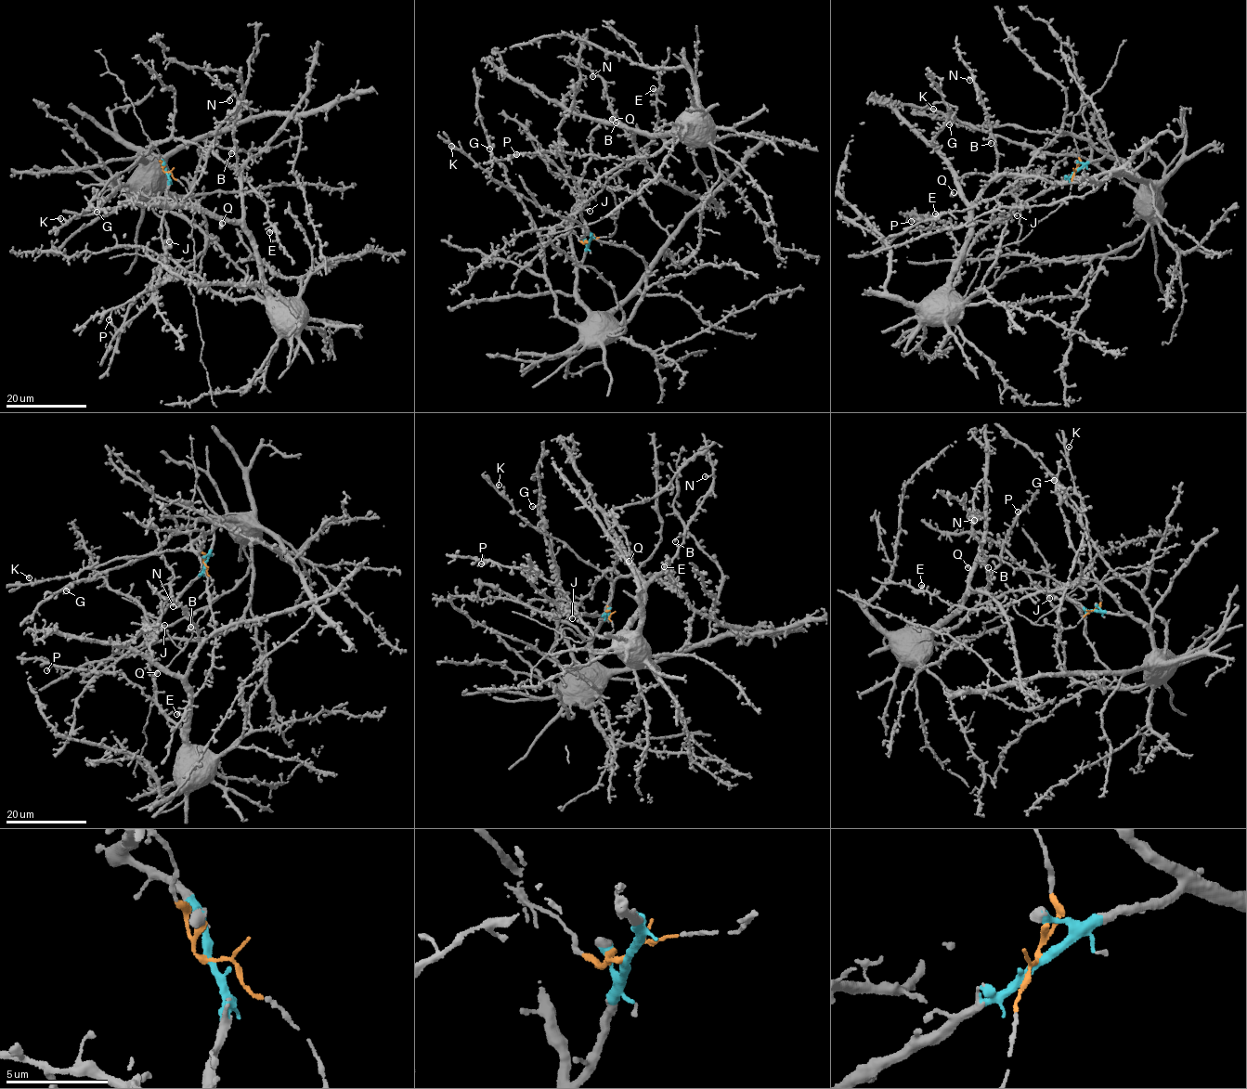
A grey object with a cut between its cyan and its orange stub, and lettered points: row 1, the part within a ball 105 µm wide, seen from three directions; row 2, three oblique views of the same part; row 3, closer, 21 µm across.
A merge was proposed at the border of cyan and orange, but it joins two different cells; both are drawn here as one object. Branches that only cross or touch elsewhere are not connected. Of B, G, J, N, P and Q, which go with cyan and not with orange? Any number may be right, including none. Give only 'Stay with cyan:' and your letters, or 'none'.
Stay with cyan: G, J

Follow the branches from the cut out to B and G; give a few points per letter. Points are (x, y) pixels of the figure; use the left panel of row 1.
B: (165, 172), (193, 217), (201, 361), (213, 392), (232, 392), (262, 375), (278, 336), (231, 153)
G: (165, 172), (159, 157), (144, 150), (143, 170), (116, 187), (115, 177), (120, 187), (97, 203), (97, 212)

